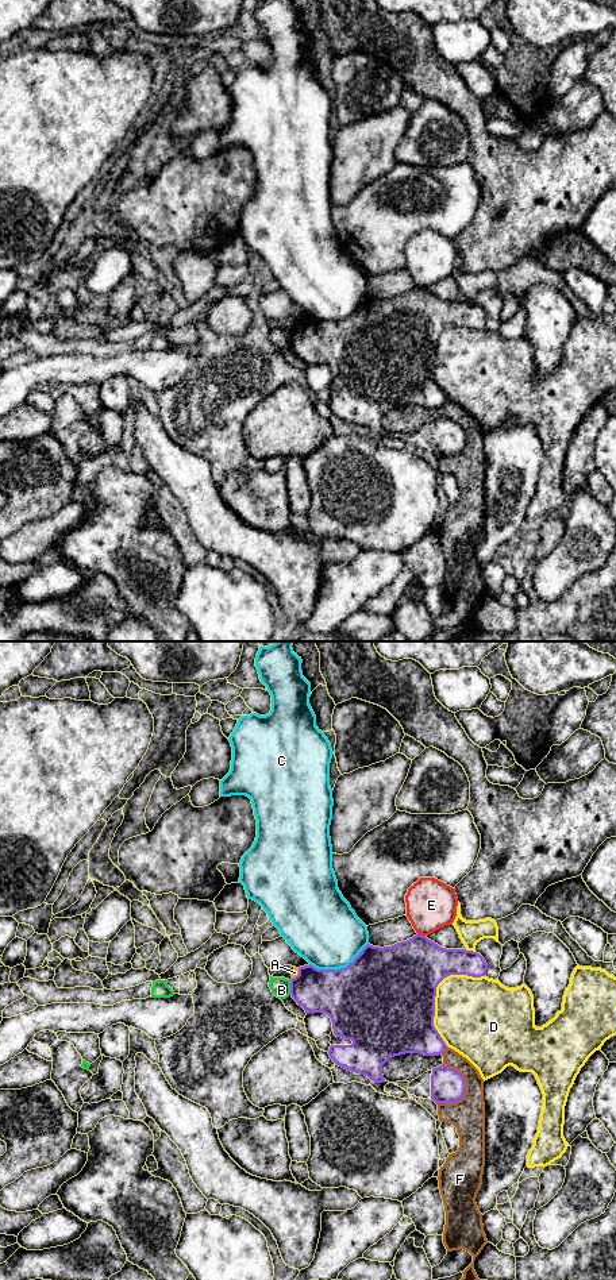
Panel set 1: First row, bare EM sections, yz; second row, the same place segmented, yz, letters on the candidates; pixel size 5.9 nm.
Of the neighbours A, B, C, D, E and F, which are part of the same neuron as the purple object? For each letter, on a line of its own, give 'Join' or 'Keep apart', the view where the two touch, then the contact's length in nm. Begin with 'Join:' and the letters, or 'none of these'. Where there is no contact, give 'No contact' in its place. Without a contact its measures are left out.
Join: none of these
A: Keep apart. Touches purple in yz. Shared border 80 nm
B: Keep apart. Touches purple in yz. Shared border 90 nm
C: Keep apart. Touches purple in yz. Shared border 380 nm
D: Keep apart. Touches purple in yz. Shared border 480 nm
E: Keep apart. Touches purple in yz. Shared border 50 nm
F: Keep apart. Touches purple in yz. Shared border 260 nm

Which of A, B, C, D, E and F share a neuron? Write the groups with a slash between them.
A / B / C / D / E / F

